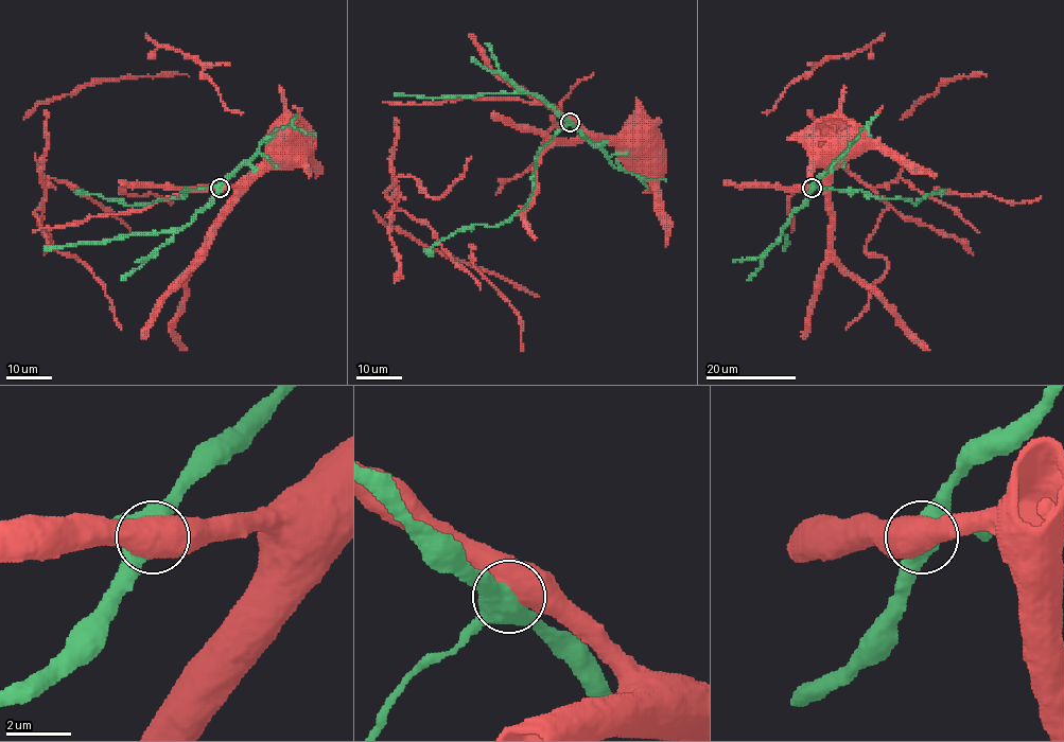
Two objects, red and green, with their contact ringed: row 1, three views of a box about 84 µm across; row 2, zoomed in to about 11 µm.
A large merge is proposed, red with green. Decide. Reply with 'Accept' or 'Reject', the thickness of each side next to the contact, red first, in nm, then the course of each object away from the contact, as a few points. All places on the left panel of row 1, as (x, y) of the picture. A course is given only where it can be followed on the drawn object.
Accept. Thickness 750 nm (red) against 600 nm. Course of red: (220, 188), (232, 188), (245, 178), (263, 160), (267, 141), (291, 124). Course of green: (220, 188), (185, 190), (182, 198), (127, 206), (79, 191)

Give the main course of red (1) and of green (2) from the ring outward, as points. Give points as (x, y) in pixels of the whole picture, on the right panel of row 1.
1: (812, 188), (825, 178), (831, 160), (831, 141), (836, 136), (832, 133), (833, 125), (829, 124)
2: (812, 188), (861, 190), (882, 198), (909, 199), (914, 206), (927, 194), (945, 191)

